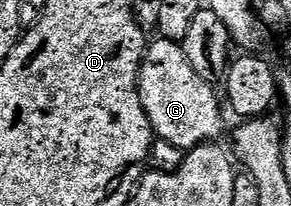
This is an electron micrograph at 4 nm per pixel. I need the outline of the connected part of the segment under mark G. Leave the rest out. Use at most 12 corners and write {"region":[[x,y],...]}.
{"region":[[148,42],[137,98],[184,151],[225,129],[216,88],[178,42]]}

